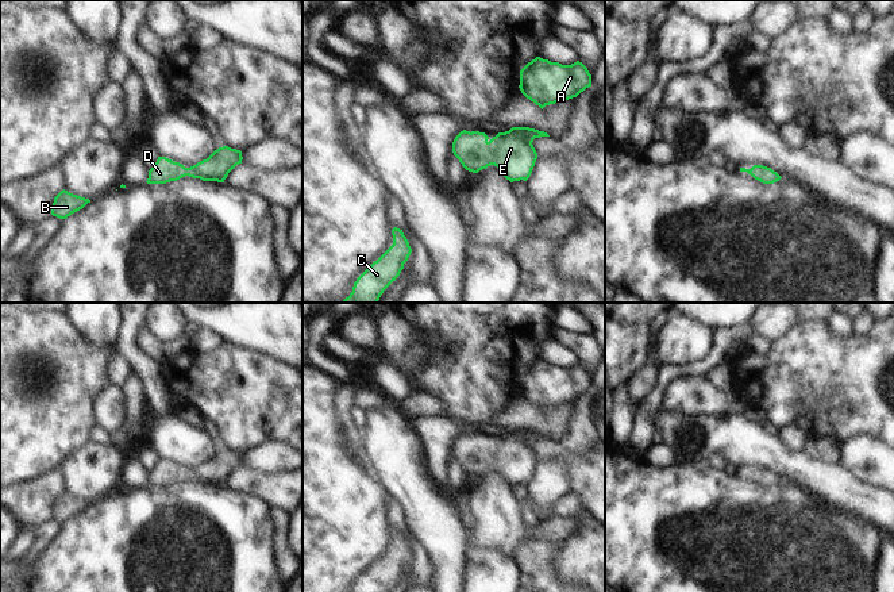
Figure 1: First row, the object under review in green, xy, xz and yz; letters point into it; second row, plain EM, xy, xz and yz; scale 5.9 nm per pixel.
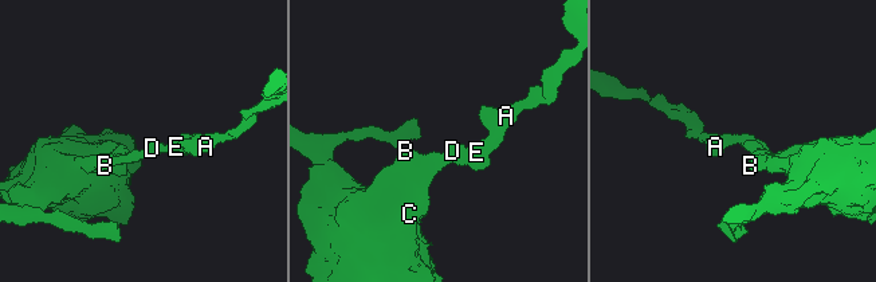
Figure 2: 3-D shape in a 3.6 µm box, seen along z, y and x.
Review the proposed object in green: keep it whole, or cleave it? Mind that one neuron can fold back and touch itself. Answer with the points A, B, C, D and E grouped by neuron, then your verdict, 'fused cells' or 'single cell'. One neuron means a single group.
A B C D E | single cell

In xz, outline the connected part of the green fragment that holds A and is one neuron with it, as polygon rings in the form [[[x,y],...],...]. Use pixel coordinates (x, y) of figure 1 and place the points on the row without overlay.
[[[536,360],[520,373],[521,396],[542,412],[577,400],[589,389],[591,377],[579,364],[562,368]]]

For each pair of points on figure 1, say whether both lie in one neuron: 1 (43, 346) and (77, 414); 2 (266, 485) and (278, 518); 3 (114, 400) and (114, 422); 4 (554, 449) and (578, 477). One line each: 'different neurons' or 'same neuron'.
1: same neuron
2: different neurons
3: same neuron
4: same neuron

